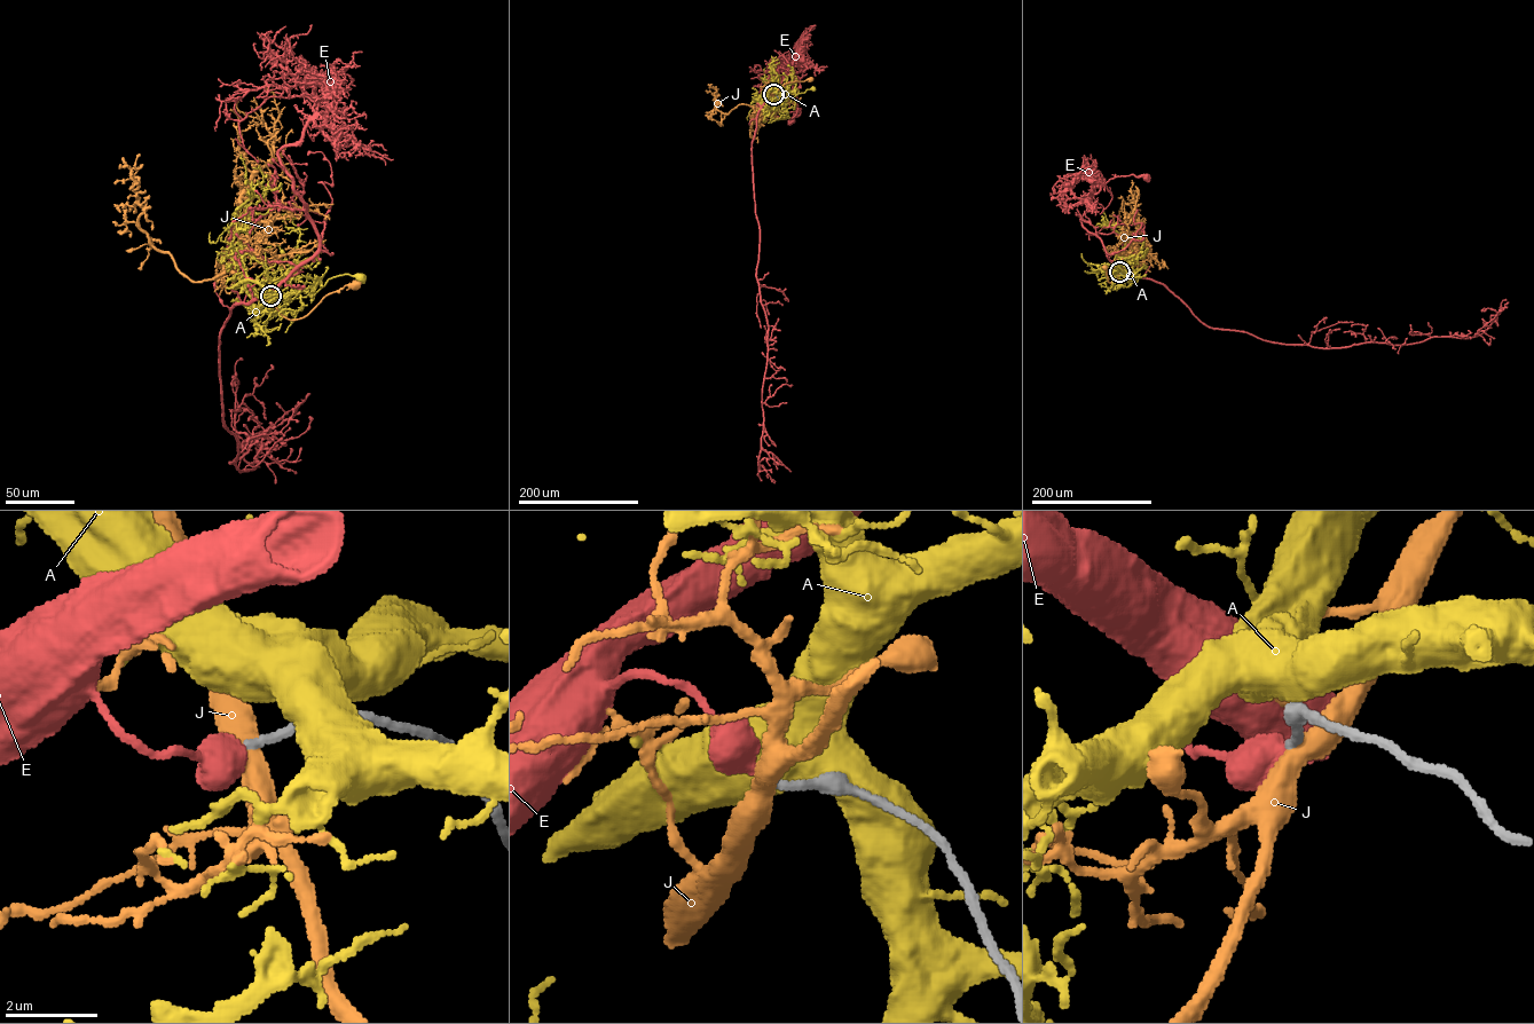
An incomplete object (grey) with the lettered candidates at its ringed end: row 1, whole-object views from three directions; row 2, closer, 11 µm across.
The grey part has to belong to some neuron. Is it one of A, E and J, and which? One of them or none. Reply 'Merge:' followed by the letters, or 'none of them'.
Merge: E

